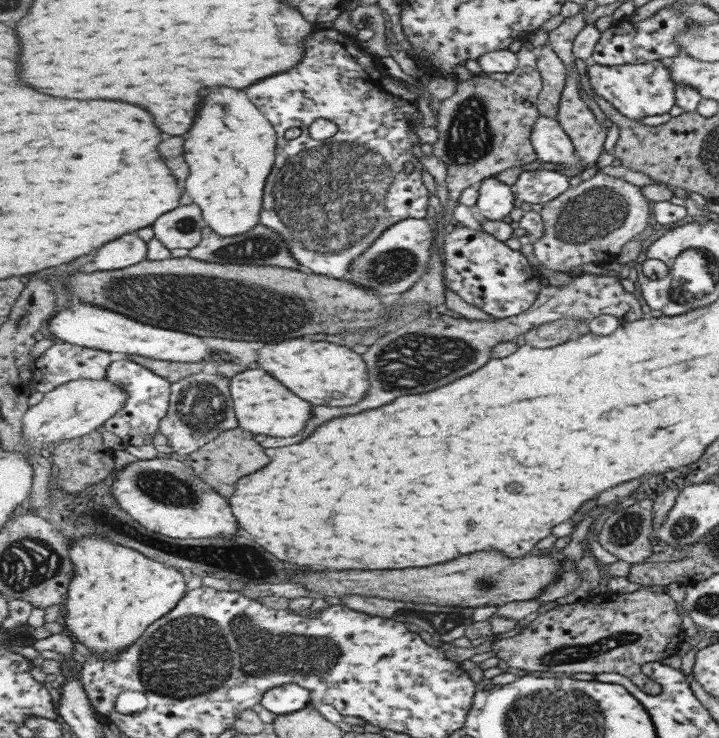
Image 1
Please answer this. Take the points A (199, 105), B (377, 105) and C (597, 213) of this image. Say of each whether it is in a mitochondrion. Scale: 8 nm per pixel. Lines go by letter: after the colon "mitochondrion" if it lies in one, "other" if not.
A: other
B: other
C: mitochondrion

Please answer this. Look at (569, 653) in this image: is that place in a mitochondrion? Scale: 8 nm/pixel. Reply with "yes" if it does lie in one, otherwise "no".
yes

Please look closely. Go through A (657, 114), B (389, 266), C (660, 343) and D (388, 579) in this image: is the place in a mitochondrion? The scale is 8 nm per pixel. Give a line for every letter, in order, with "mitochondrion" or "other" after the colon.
A: other
B: mitochondrion
C: other
D: other

